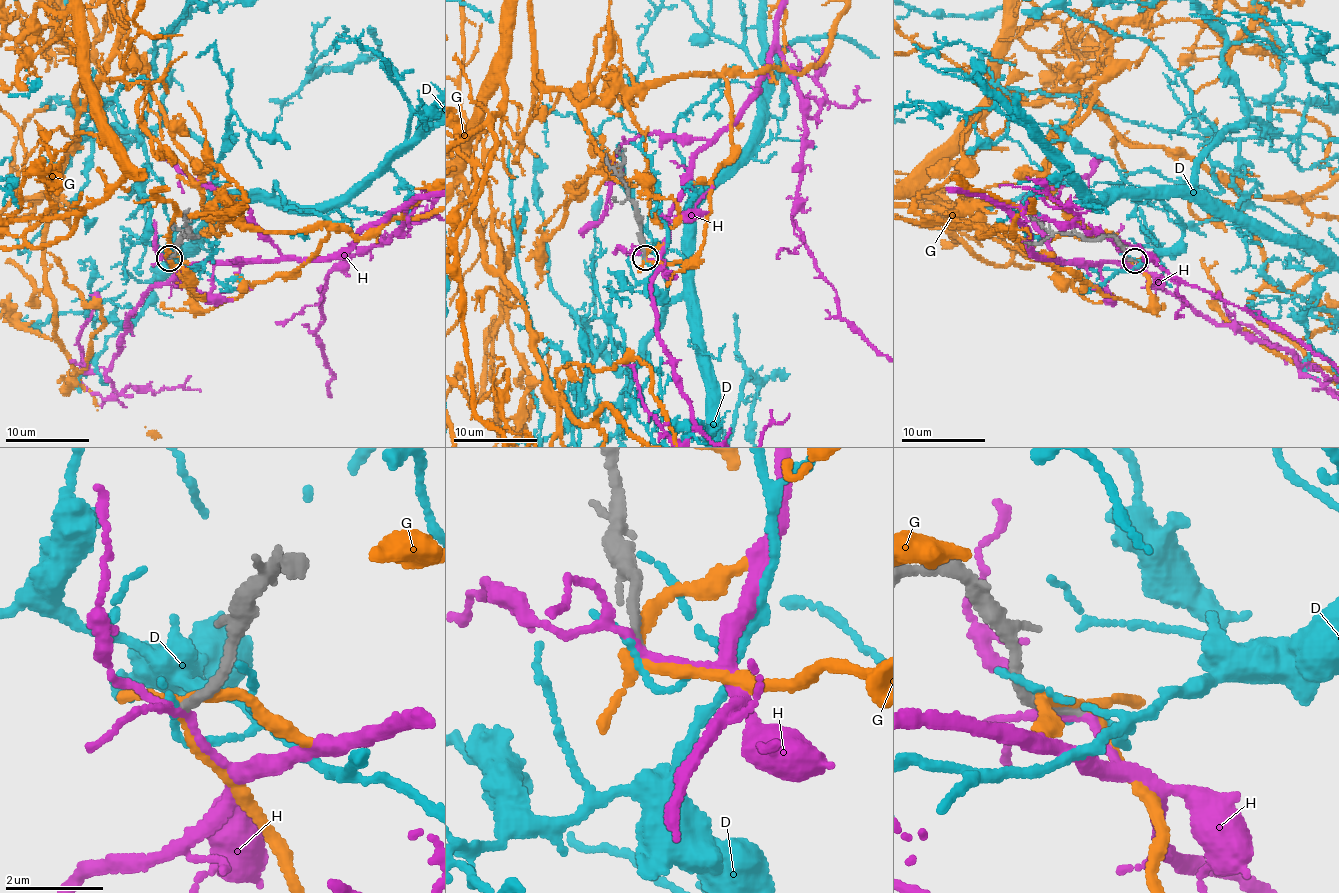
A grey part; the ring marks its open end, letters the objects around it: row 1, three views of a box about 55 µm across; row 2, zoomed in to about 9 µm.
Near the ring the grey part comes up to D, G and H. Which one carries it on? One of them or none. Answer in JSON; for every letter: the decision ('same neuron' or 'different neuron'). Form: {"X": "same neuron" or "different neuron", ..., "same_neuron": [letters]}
{"D": "different neuron", "G": "different neuron", "H": "different neuron", "same_neuron": []}

